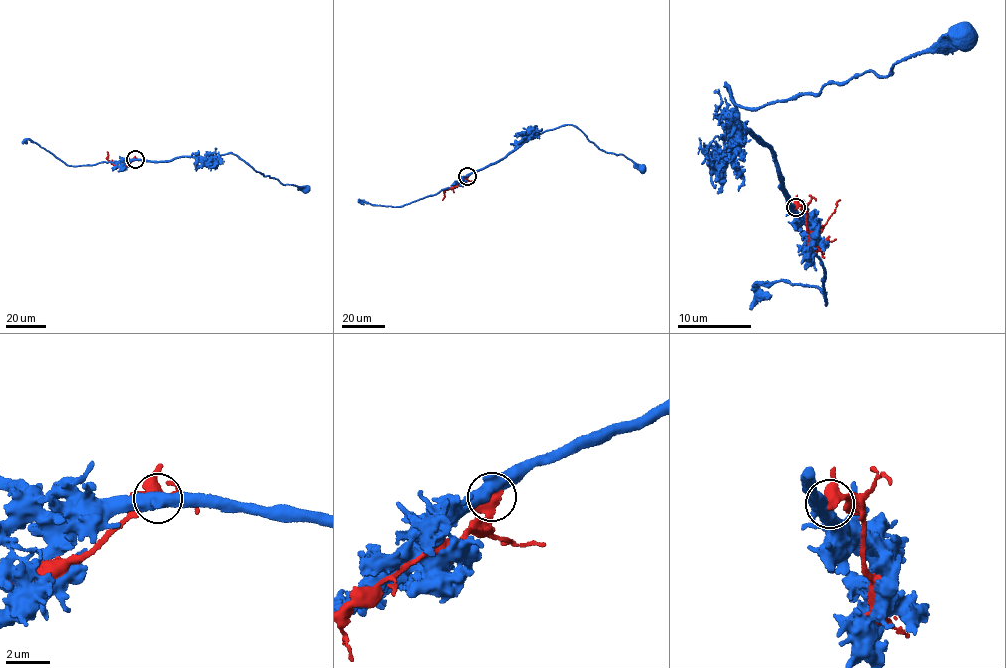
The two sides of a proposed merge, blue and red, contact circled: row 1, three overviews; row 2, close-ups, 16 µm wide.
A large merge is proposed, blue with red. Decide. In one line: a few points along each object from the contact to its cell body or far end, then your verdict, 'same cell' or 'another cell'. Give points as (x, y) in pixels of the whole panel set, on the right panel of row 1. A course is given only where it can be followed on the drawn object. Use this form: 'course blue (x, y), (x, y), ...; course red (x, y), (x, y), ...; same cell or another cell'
course blue (794, 207), (773, 152), (749, 127), (741, 133), (726, 85), (737, 106), (817, 93), (969, 42), (964, 33); course red (795, 207), (804, 207), (814, 247), (819, 242), (818, 234), (834, 213), (840, 199); another cell

